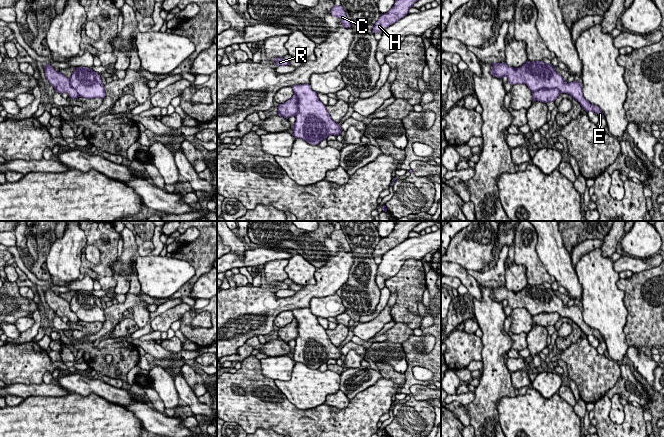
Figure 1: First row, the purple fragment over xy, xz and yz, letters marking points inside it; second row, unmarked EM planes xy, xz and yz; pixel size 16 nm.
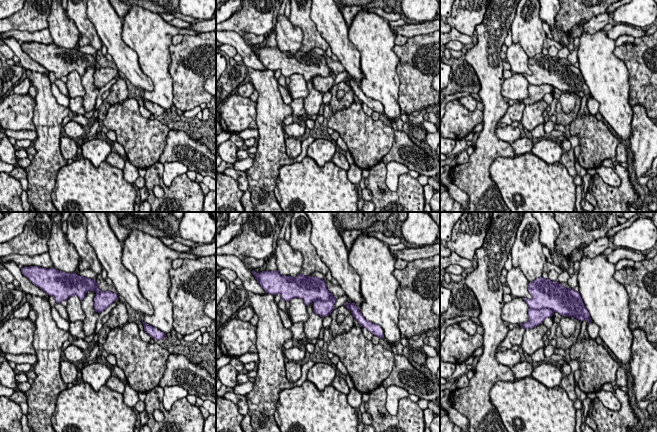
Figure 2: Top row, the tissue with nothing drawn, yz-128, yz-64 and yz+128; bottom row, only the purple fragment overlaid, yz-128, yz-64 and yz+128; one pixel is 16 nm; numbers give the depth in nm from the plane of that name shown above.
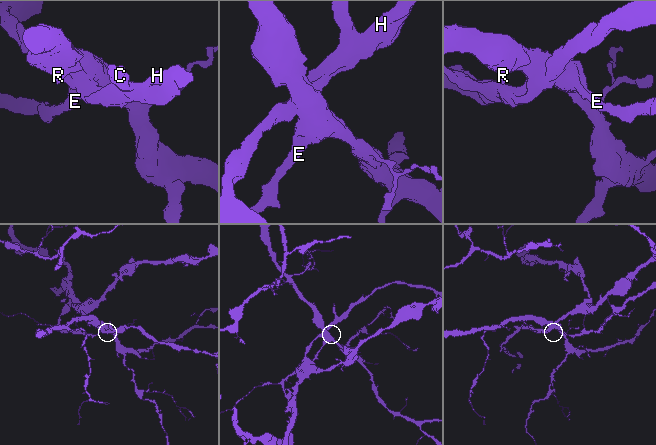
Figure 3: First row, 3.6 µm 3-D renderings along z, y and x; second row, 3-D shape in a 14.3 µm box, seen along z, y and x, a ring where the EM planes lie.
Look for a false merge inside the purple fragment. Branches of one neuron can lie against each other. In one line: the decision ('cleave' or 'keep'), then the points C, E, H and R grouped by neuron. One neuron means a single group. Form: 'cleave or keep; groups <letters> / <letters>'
cleave; groups C H / E R

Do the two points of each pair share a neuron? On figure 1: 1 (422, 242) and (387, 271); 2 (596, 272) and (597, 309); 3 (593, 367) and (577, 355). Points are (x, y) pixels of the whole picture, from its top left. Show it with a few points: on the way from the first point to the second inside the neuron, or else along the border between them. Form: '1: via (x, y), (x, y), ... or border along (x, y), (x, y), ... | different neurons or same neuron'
1: via (413, 248), (408, 249), (395, 262) | same neuron
2: via (597, 281), (597, 300) | same neuron
3: via (589, 367), (581, 359) | same neuron

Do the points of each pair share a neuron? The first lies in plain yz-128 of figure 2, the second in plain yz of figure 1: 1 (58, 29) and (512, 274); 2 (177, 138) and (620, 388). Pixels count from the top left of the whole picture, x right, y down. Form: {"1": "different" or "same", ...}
{"1": "same", "2": "same"}

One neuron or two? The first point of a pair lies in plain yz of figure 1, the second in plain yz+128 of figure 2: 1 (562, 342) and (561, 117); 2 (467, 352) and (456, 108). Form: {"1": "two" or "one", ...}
{"1": "one", "2": "one"}

